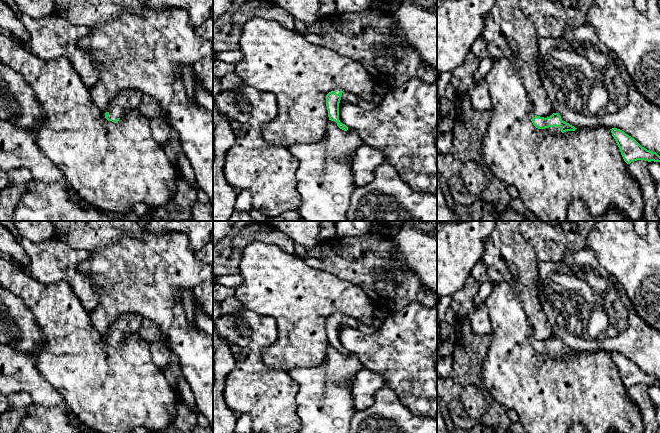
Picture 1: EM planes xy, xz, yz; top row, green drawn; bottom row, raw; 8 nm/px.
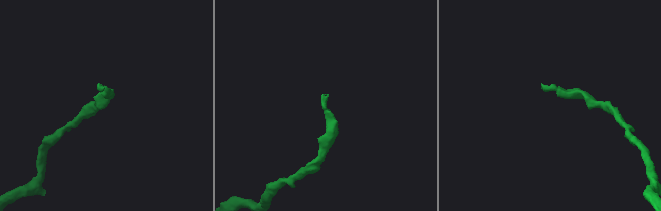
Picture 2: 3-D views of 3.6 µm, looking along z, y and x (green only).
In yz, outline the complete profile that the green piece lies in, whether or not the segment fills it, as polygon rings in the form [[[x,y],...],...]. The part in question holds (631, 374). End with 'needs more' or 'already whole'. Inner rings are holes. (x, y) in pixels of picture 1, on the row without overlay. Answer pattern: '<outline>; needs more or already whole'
[[[612,352],[610,354],[627,388],[637,384],[660,386],[660,380],[656,376],[642,371],[634,362],[622,354],[617,352]]]; already whole

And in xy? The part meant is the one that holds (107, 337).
[[[124,313],[113,323],[109,335],[105,337],[105,342],[108,345],[117,347],[123,337],[137,332],[142,320],[138,315]]]; needs more

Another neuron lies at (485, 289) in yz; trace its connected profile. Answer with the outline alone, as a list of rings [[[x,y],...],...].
[[[487,280],[480,284],[477,295],[474,299],[474,308],[477,309],[479,306],[485,304],[487,297],[491,294],[493,289],[493,282]]]

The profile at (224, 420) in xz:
[[[213,330],[213,433],[235,433],[237,418],[227,406],[224,391],[228,374],[234,369],[236,360],[227,342]]]

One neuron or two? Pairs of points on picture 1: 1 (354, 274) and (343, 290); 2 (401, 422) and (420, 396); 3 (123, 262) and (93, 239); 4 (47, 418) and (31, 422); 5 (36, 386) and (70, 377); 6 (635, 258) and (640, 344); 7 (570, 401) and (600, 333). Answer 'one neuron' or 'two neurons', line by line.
1: two neurons
2: two neurons
3: two neurons
4: one neuron
5: two neurons
6: two neurons
7: two neurons

